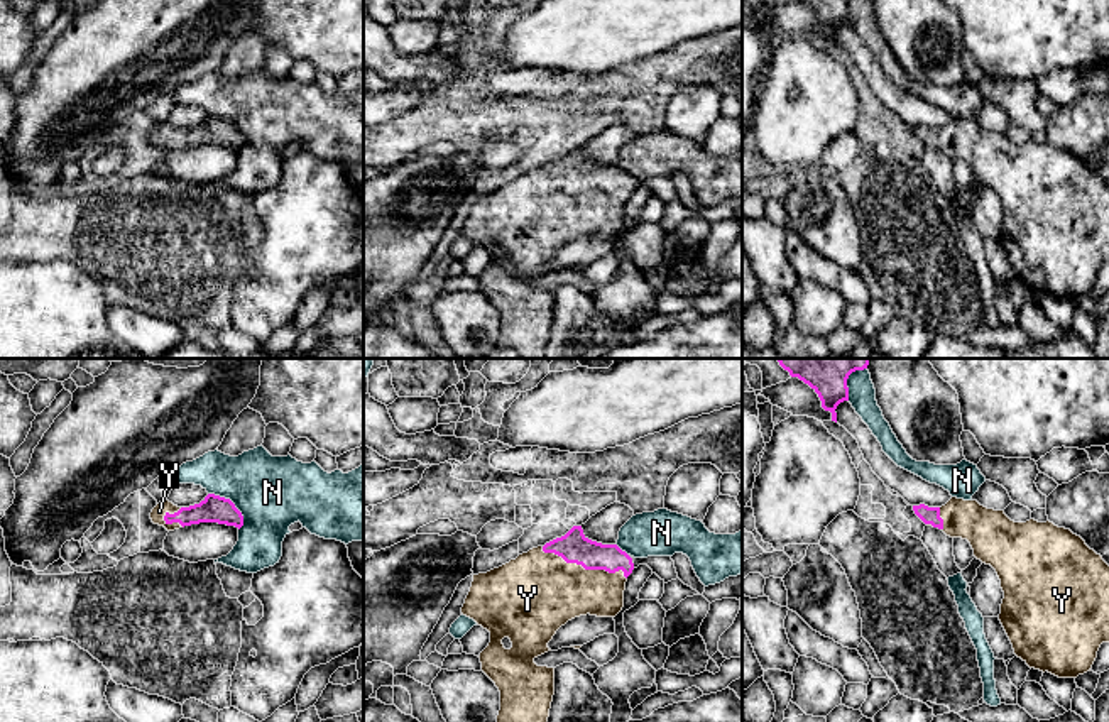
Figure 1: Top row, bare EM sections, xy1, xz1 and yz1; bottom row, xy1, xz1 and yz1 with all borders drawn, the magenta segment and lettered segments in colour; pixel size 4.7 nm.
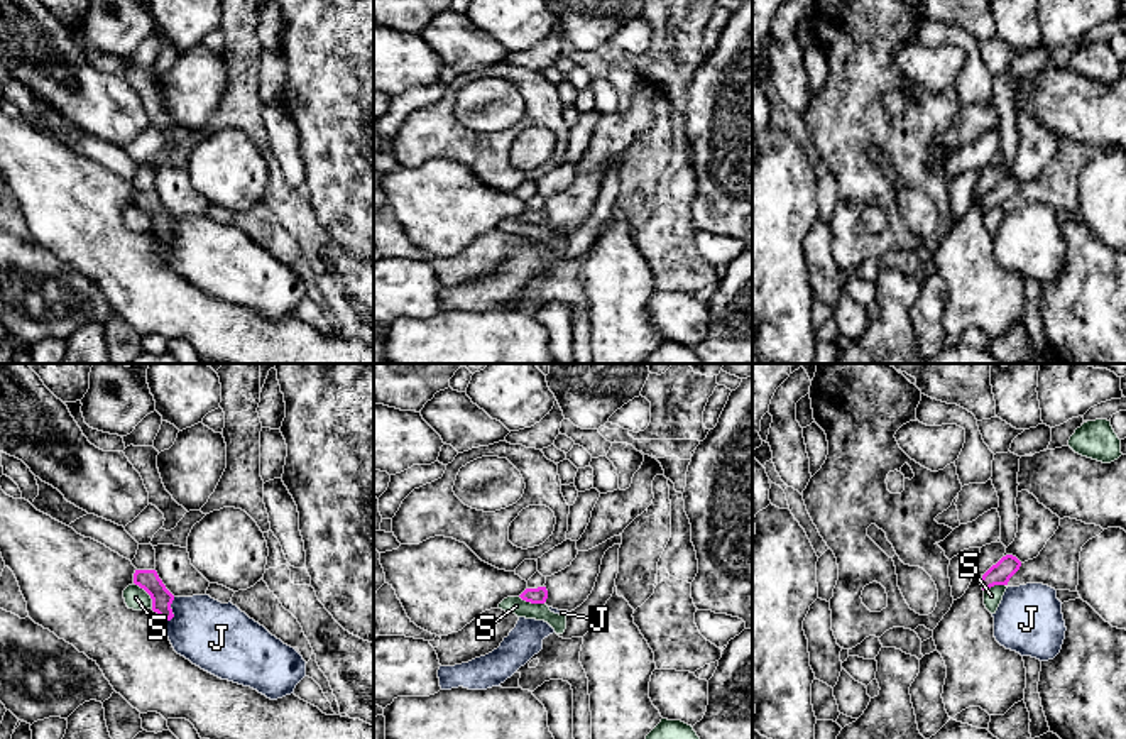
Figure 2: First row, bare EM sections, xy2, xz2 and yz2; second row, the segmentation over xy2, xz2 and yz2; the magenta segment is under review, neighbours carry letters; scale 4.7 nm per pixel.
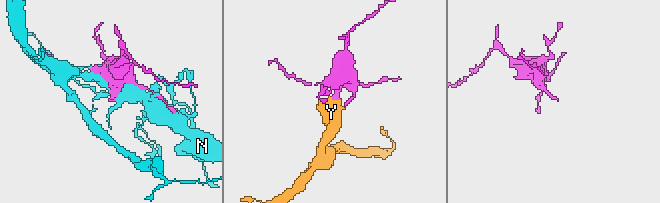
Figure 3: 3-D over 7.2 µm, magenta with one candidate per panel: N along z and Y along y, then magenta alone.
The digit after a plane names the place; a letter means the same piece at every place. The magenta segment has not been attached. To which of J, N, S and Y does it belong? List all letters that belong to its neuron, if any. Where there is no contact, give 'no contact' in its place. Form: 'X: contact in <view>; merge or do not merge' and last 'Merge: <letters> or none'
J: contact in xy2; do not merge
N: contact in xy1; do not merge
S: contact in xy2; do not merge
Y: contact in xz1; merge
Merge: Y

